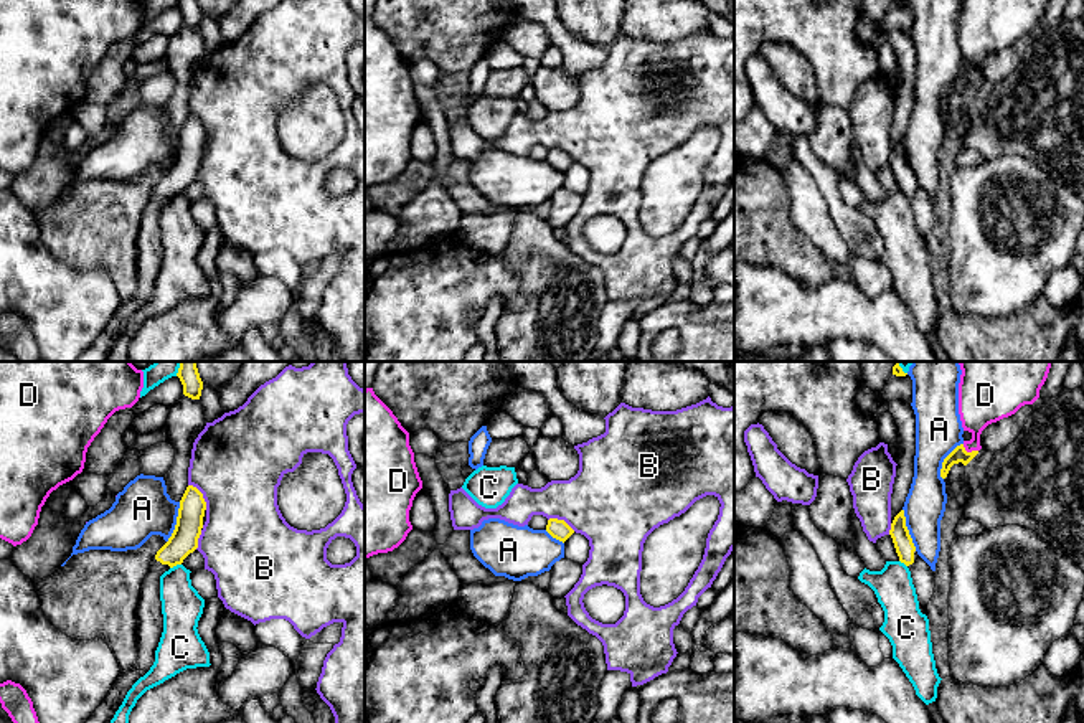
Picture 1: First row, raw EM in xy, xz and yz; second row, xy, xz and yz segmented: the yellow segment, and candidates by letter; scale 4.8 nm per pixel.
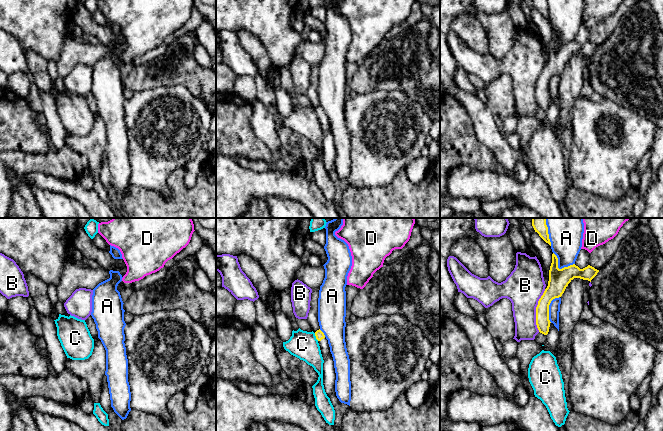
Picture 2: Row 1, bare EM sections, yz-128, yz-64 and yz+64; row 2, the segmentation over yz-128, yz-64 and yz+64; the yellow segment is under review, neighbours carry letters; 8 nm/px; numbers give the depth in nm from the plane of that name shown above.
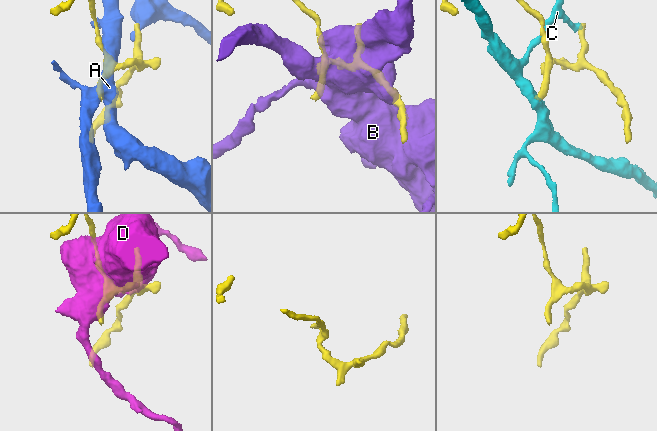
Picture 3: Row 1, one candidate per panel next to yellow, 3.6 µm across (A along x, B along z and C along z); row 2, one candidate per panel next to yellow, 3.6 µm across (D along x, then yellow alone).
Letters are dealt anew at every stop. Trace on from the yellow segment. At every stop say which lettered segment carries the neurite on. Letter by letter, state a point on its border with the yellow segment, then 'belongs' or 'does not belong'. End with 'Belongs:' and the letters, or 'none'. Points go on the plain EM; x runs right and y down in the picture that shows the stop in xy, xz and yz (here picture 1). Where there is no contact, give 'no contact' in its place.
A: contact yz (908, 160); does not belong
B: contact xy (202, 126); does not belong
C: contact xy (175, 195); does not belong
D: contact yz (969, 83); does not belong
Belongs: none

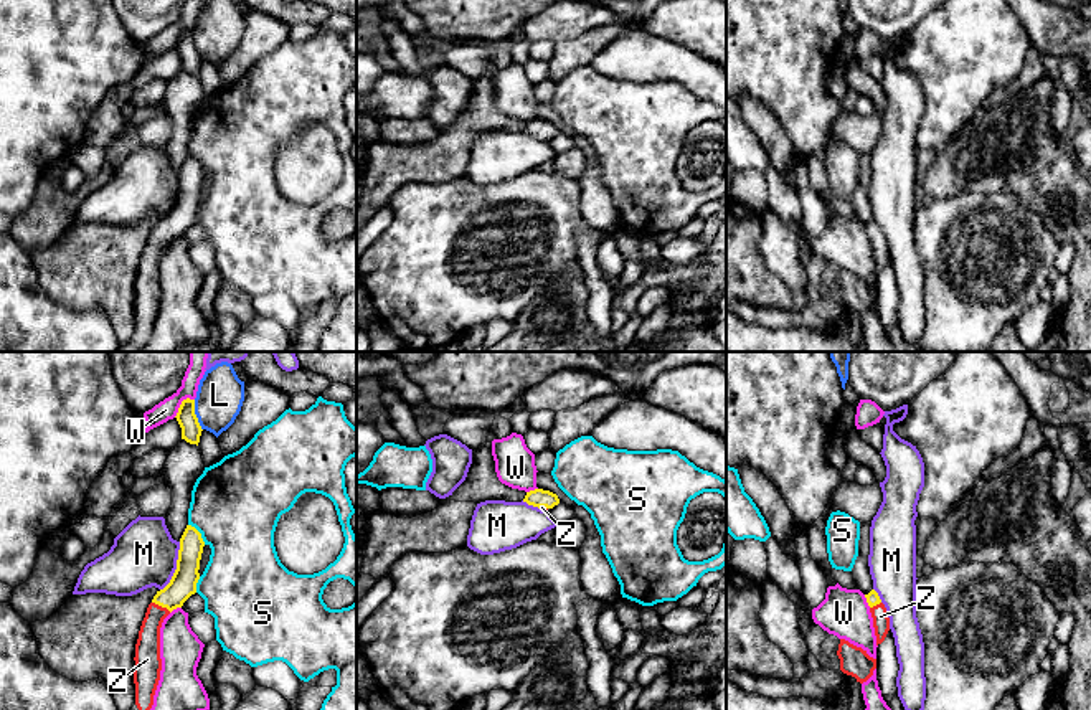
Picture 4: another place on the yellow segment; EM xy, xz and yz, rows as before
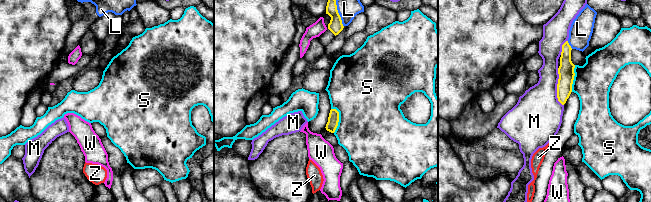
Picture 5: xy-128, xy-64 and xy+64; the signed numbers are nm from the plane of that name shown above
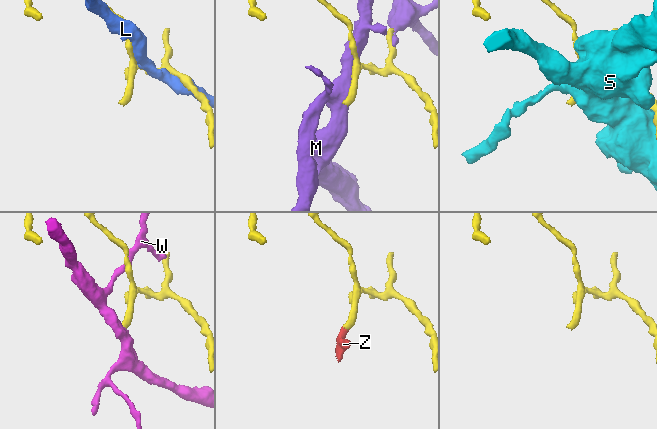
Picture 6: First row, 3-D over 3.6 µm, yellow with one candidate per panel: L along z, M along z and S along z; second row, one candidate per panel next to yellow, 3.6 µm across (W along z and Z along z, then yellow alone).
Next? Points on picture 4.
L: contact xy (195, 45); does not belong
M: contact xy (177, 197); does not belong
S: contact xy (200, 164); does not belong
W: contact xy (182, 33); does not belong
Z: contact xy (162, 236); belongs
Belongs: Z

